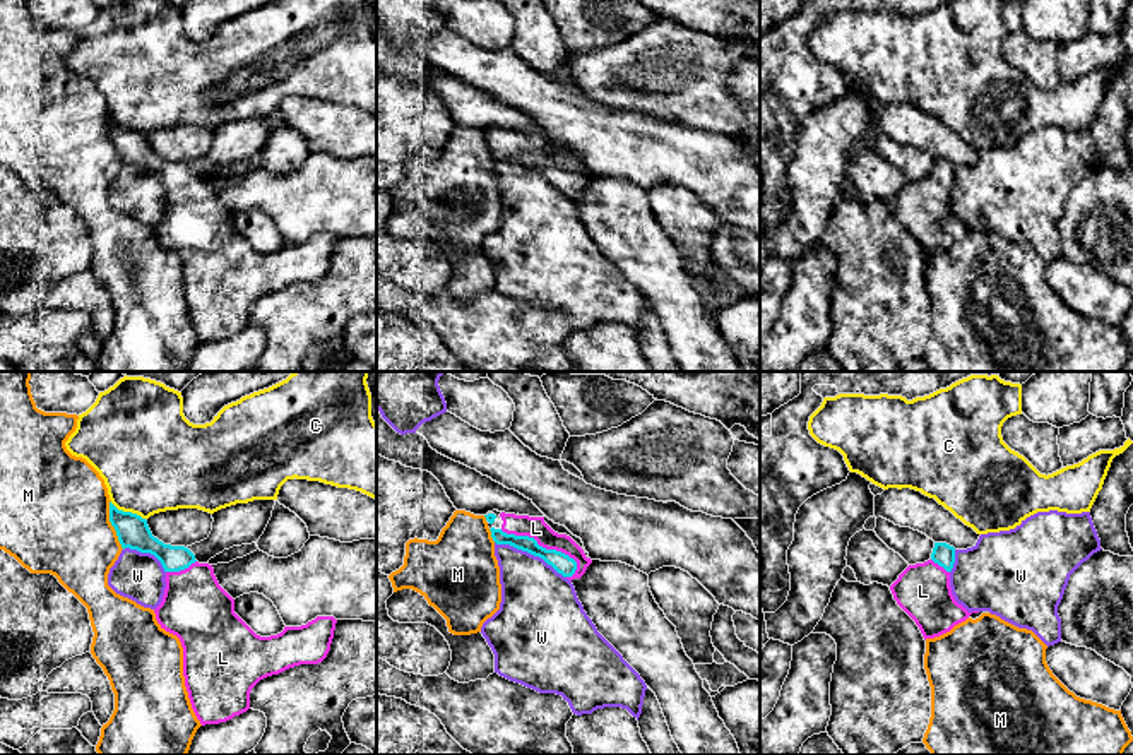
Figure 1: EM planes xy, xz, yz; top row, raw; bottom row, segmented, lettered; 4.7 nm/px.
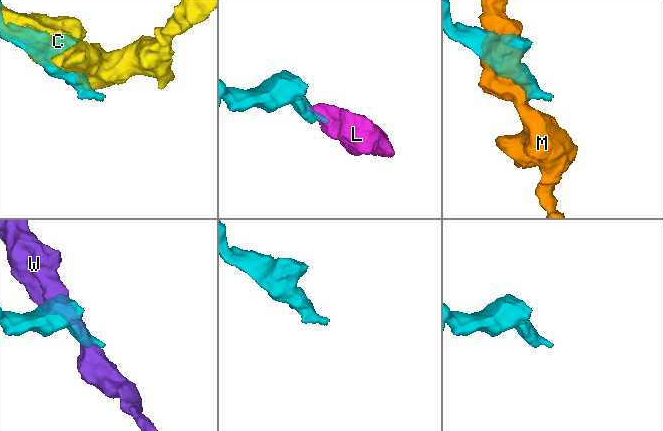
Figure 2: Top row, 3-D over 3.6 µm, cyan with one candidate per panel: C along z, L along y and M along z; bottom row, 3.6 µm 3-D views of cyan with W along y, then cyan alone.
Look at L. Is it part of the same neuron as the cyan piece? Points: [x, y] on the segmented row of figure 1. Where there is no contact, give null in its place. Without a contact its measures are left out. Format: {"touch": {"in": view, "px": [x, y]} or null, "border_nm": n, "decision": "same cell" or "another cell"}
{"touch": {"in": "xz", "px": [541, 546]}, "border_nm": 420, "decision": "same cell"}

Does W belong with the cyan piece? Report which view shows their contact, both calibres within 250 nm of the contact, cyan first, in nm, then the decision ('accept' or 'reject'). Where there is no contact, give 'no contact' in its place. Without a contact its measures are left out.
meets cyan in xz; 90 nm thick on the cyan side, 360 nm on the other; reject

